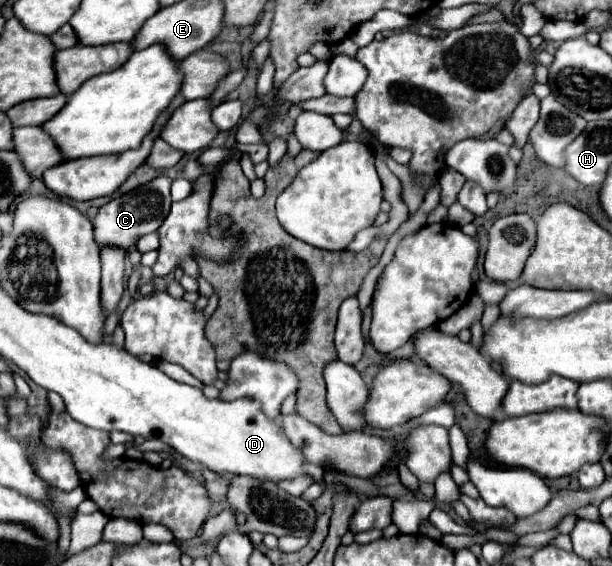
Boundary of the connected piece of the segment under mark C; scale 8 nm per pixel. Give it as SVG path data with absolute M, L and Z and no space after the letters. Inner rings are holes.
M160 175L160 177L140 185L138 189L102 205L98 215L94 217L94 237L96 237L98 245L116 245L116 247L128 249L140 237L156 231L162 225L164 217L170 213L170 205L172 205L170 183L172 183L170 177Z

